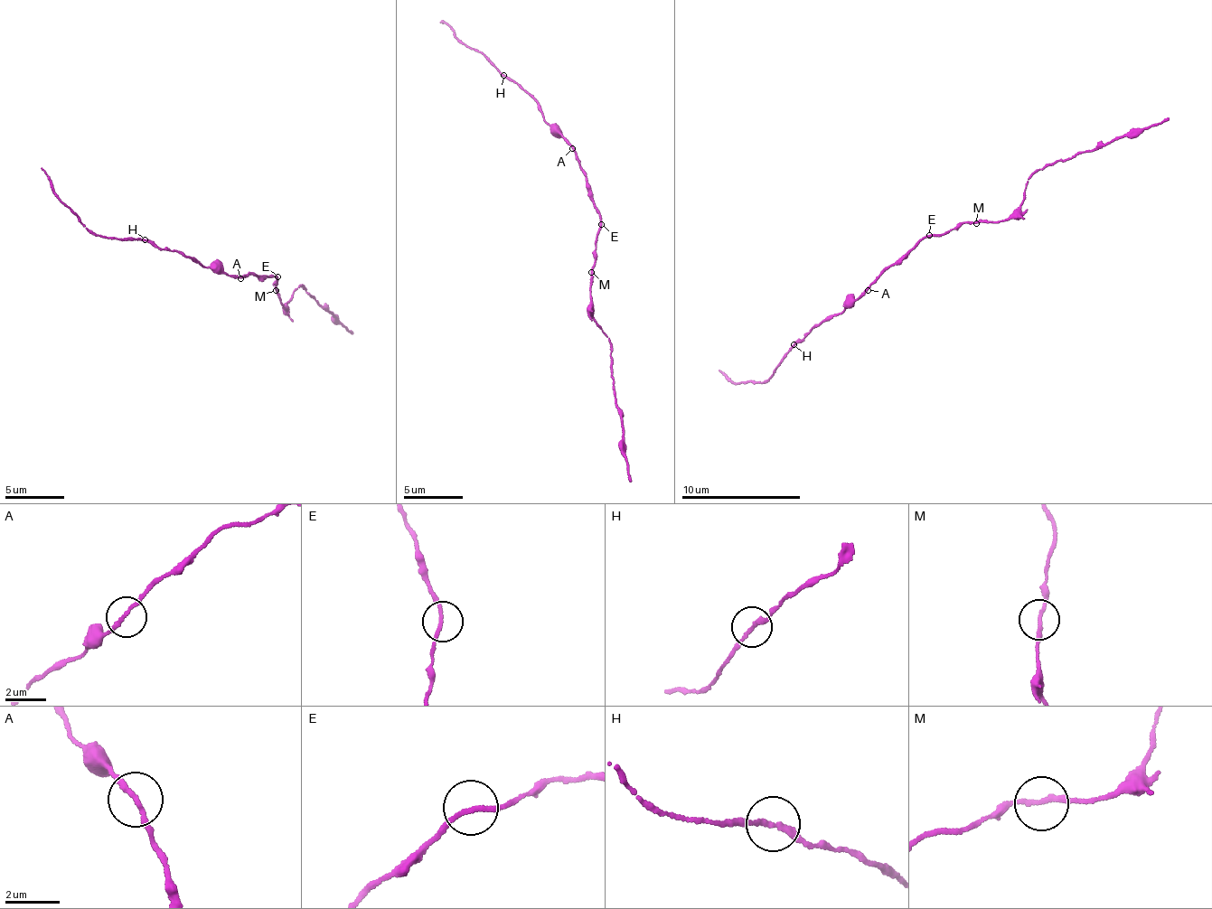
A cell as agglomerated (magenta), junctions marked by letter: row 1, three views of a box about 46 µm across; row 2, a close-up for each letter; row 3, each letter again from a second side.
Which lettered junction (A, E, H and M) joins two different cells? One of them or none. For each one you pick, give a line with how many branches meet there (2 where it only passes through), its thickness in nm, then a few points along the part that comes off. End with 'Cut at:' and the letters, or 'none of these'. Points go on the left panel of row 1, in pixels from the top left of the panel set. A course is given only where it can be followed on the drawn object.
Cut at: none of these

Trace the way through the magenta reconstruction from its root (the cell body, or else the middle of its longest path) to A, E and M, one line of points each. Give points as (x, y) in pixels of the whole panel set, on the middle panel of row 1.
A: (588, 198), (586, 171), (578, 163), (572, 148)
E: (588, 198), (600, 213), (601, 224)
M: (588, 198), (600, 218), (595, 246), (596, 257), (591, 272)

